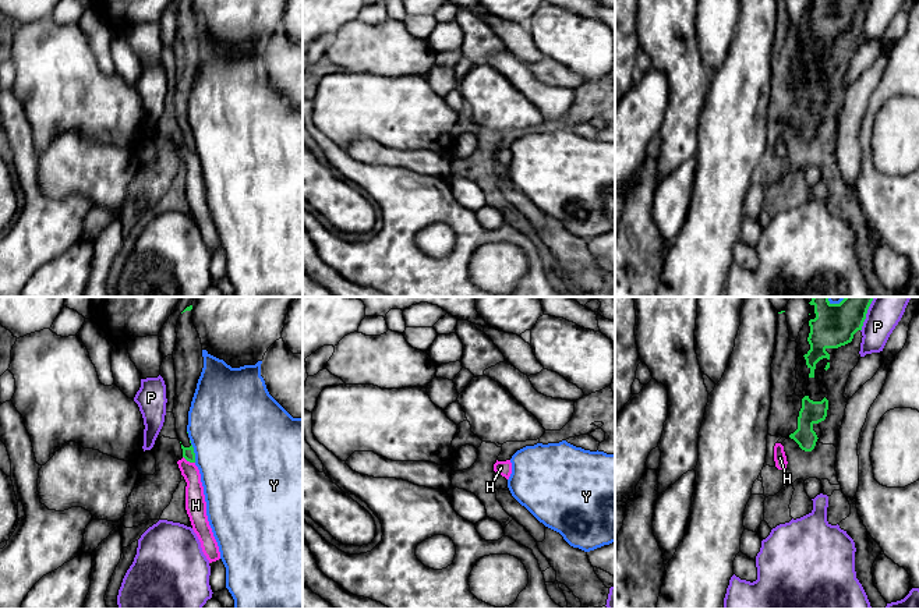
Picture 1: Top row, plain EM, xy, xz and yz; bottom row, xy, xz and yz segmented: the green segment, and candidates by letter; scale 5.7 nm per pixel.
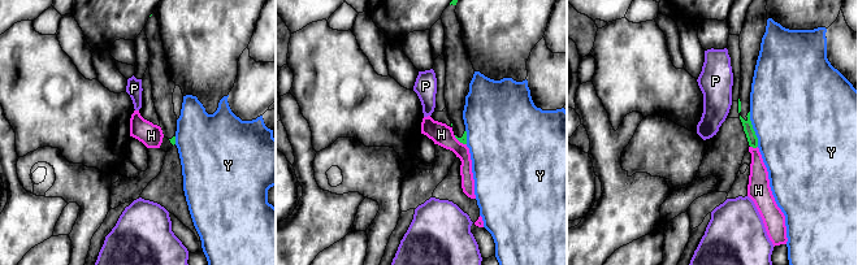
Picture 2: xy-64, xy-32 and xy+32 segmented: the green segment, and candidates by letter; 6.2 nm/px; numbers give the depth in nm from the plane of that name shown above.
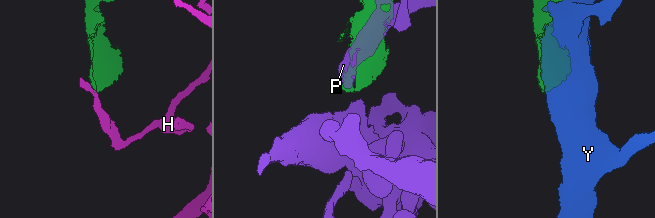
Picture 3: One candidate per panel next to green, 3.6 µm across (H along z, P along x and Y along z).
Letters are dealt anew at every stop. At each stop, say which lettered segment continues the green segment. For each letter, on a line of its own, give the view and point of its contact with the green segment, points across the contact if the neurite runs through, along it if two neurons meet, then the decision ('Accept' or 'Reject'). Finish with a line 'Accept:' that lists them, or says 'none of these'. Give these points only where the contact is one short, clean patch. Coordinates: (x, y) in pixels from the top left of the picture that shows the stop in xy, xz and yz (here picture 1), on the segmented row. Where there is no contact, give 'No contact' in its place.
H: Touches green at xy (188, 460). Boundary: xy (183, 456), (194, 463). Reject
P: Touches green at yz (866, 312). Reject
Y: Touches green at xy (193, 450). Reject
Accept: none of these

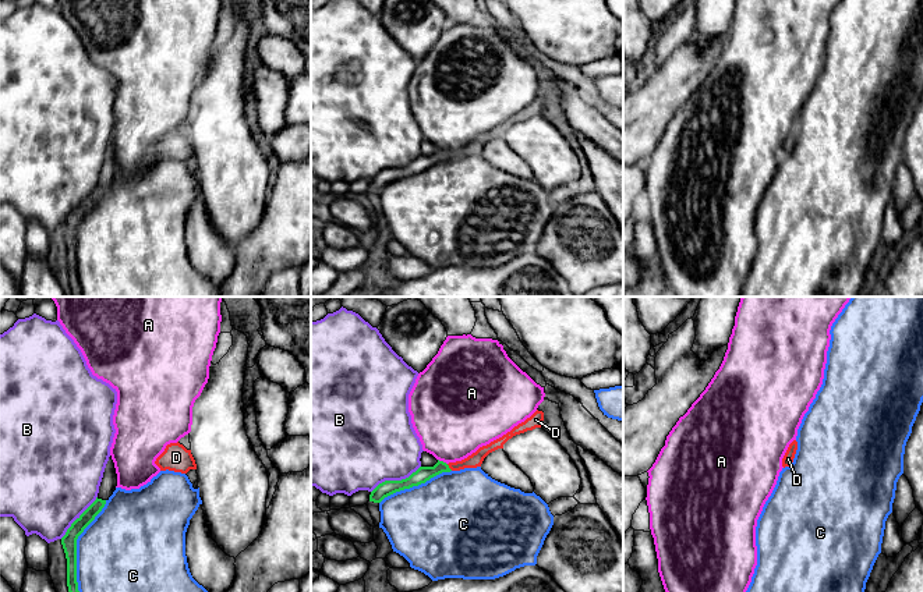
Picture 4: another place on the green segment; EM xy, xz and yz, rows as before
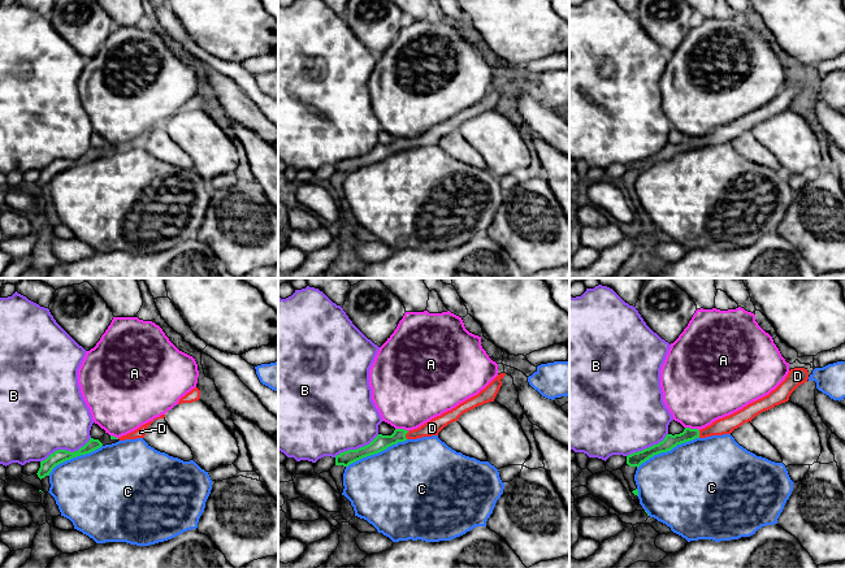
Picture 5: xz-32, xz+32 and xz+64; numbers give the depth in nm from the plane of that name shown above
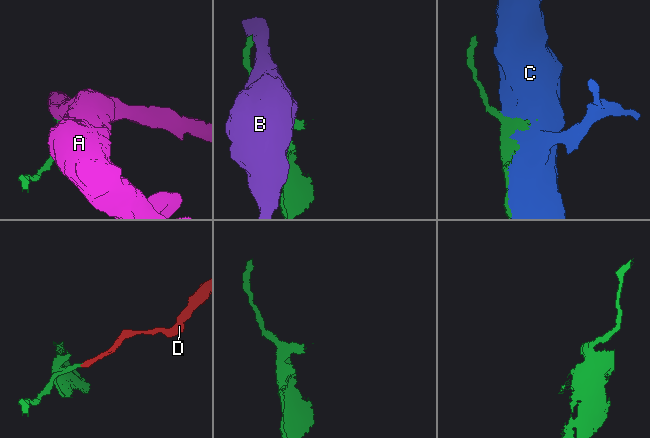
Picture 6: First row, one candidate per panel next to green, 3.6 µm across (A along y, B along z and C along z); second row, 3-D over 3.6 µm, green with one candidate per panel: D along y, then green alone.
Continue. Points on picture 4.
A: Touches green at xz (442, 461). Reject
B: Touches green at xz (395, 481). Reject
C: Touches green at xy (75, 546). Reject
D: Touches green at xz (448, 467). Path across: xz (423, 474), (439, 467), (448, 467), (470, 463), (476, 458). Accept
Accept: D

